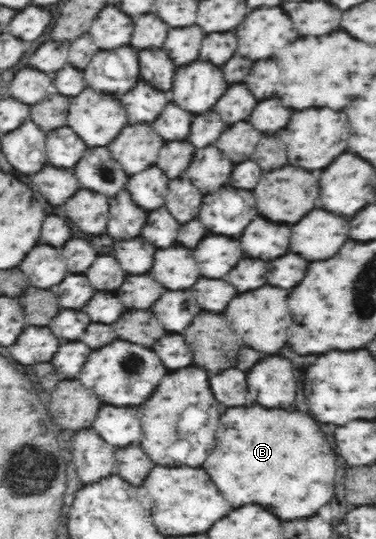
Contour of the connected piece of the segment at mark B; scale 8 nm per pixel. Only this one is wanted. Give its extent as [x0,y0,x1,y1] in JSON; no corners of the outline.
[203,407,337,519]

